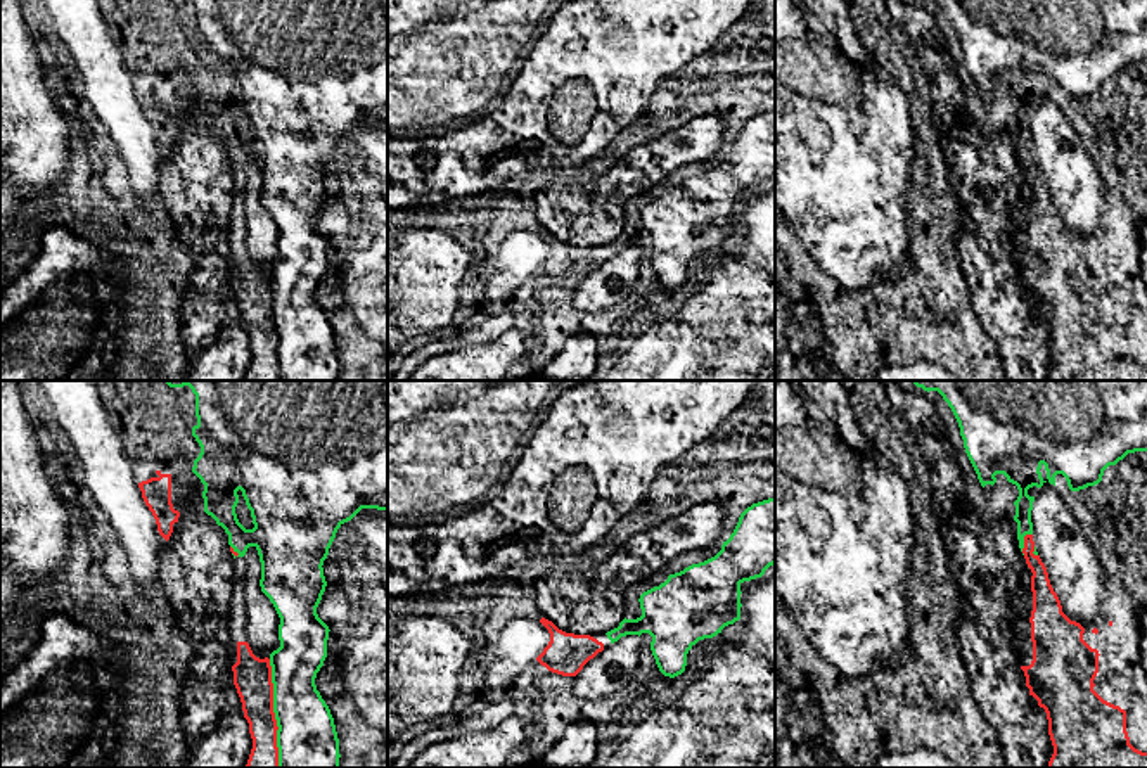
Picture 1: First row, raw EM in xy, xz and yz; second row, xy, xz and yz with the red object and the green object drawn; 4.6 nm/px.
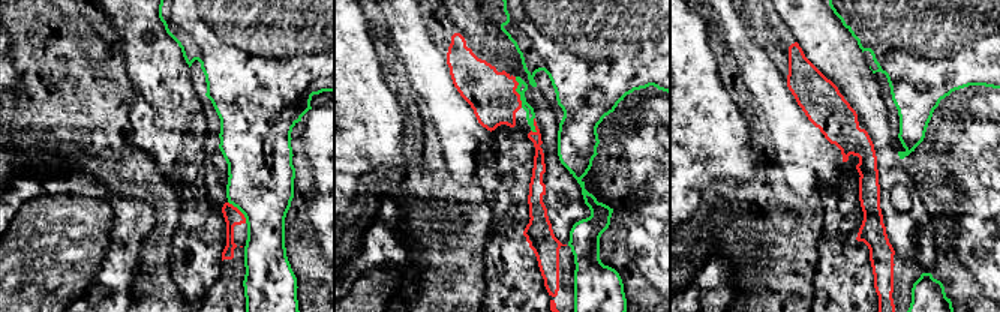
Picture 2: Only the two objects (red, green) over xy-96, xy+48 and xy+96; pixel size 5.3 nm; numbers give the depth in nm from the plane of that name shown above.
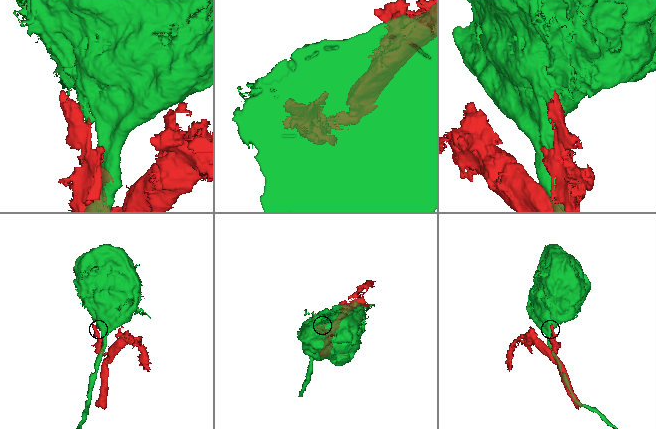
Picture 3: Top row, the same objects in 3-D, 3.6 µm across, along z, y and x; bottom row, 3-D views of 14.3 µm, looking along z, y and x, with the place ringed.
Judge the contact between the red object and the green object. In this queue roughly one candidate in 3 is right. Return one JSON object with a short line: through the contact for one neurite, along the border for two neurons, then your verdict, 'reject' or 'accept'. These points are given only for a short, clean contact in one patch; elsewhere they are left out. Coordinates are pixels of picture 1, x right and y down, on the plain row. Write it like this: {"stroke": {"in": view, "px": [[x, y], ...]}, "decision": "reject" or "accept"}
{"decision": "reject"}

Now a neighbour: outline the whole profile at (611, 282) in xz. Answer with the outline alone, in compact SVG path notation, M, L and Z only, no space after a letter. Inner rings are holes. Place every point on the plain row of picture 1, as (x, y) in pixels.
M621 249L590 272L574 289L573 303L580 311L597 313L625 301L635 287L640 249Z

